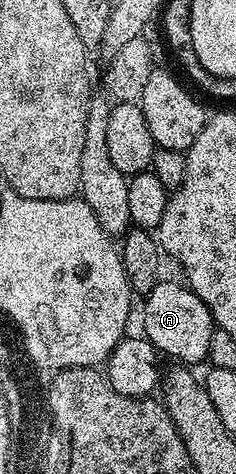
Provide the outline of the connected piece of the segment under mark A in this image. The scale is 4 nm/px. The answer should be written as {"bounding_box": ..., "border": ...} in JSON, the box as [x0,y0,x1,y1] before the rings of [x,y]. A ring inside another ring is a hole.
{"bounding_box":[144,280,215,364],"border":[[[162,280],[151,288],[151,292],[144,295],[145,302],[145,330],[144,337],[162,355],[174,358],[174,363],[191,364],[189,362],[205,362],[211,348],[211,336],[215,323],[207,304],[195,296],[195,292],[188,285],[180,281],[168,282]]]}

